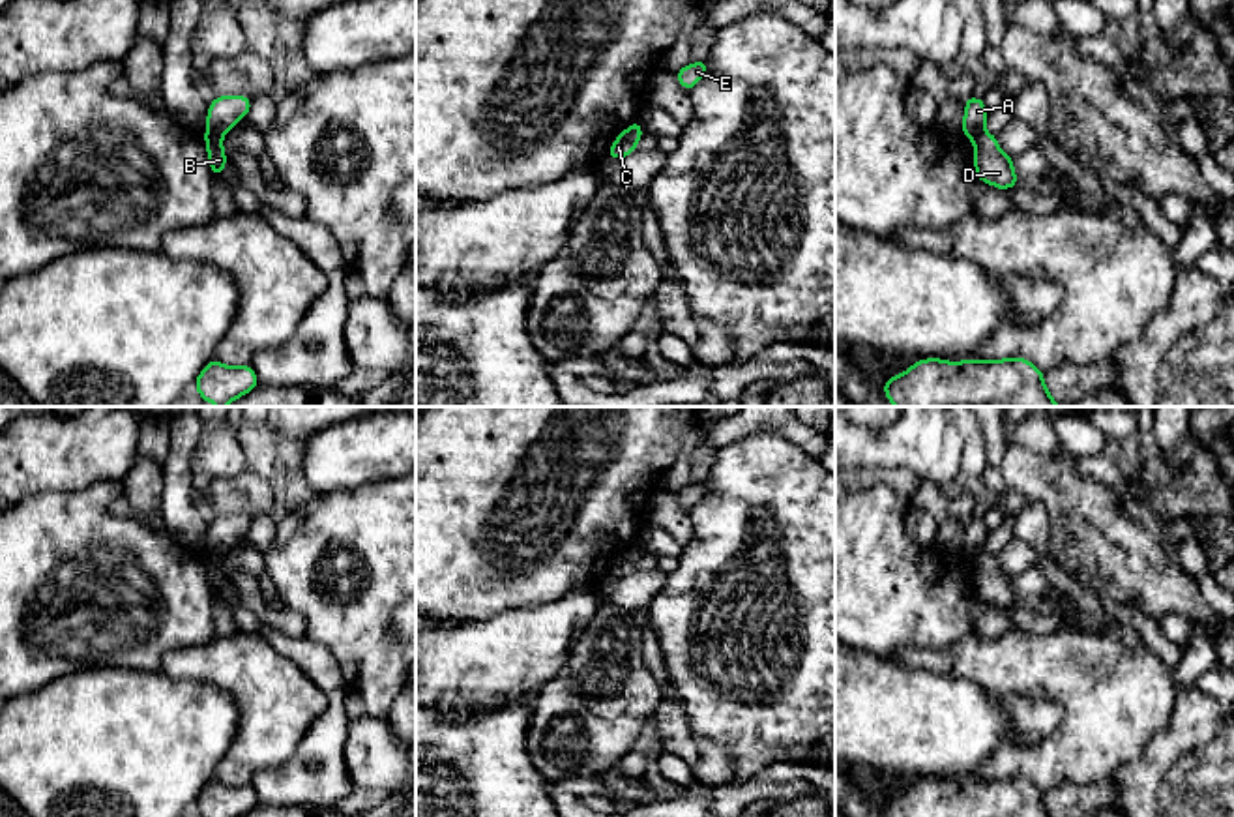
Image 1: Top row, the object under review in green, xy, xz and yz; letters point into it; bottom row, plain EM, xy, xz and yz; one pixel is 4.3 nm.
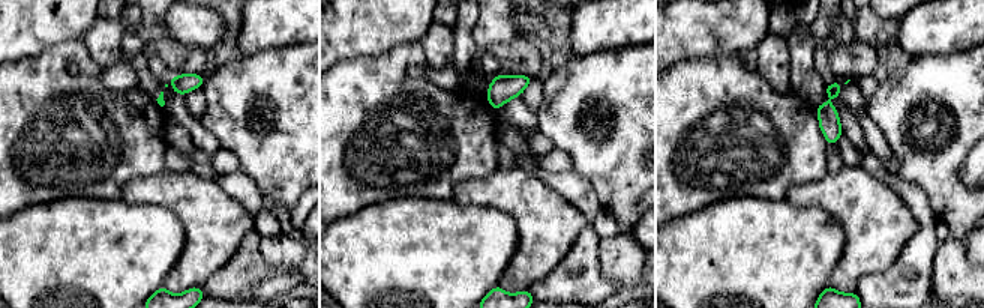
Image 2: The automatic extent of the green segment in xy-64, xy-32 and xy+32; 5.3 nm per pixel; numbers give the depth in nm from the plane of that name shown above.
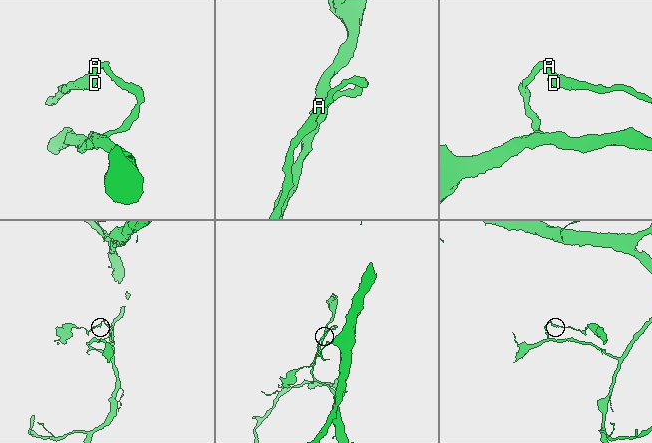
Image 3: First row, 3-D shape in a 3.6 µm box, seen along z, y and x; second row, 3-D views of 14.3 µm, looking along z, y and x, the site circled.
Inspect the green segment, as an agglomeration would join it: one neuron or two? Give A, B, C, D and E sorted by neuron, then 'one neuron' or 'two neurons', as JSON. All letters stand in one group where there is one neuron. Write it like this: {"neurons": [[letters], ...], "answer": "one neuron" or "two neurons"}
{"neurons": [["A", "E"], ["B", "C", "D"]], "answer": "two neurons"}

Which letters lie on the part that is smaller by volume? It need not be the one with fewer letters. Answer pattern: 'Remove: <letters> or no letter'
Remove: B, C, D

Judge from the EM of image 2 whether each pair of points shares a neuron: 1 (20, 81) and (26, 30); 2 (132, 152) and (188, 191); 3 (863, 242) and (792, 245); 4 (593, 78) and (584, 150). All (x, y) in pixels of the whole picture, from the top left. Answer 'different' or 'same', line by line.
1: different
2: different
3: different
4: same

